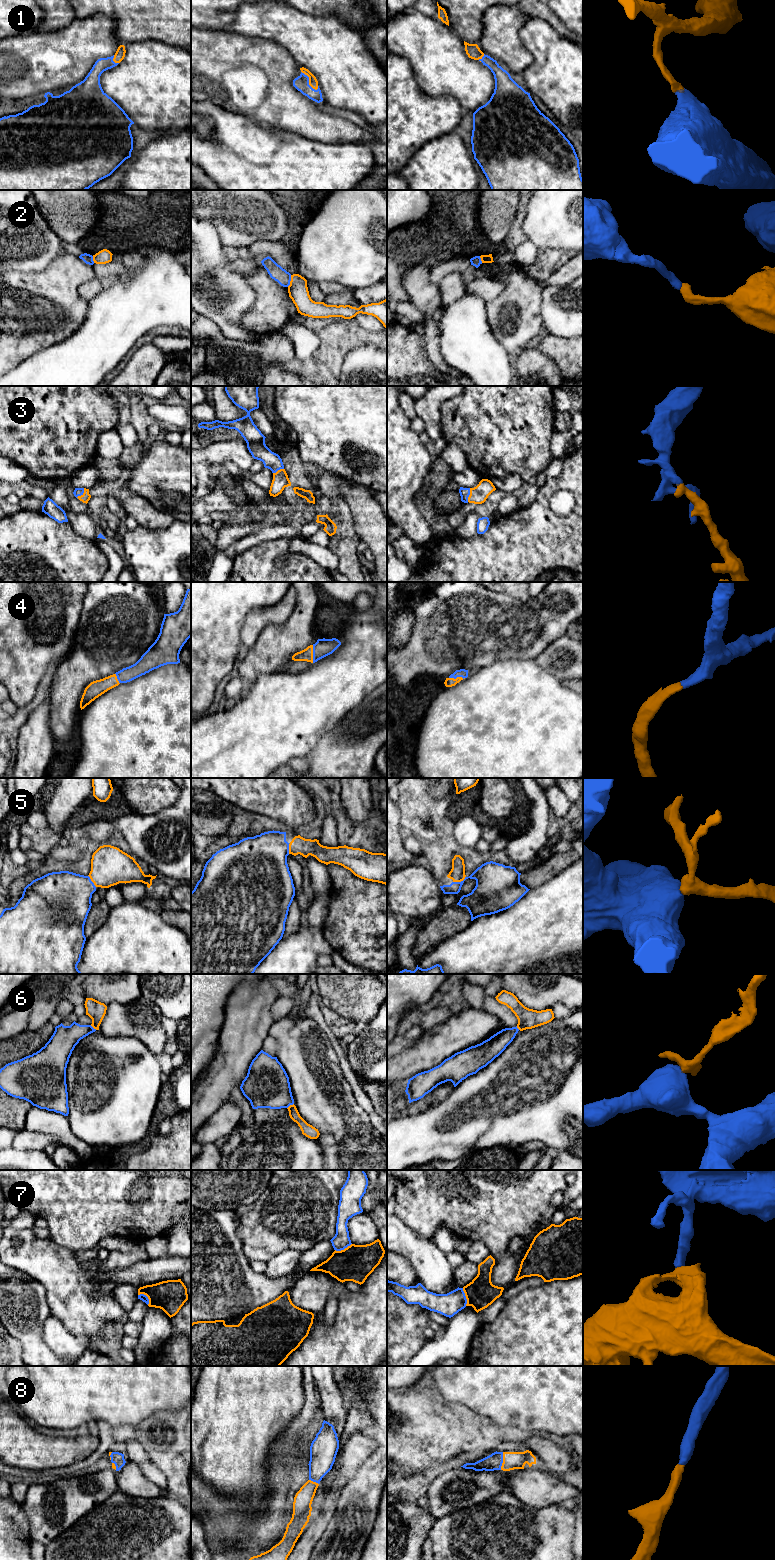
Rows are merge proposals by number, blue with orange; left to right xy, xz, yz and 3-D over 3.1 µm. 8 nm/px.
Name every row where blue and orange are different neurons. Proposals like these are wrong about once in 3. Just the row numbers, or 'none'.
2, 6, 7

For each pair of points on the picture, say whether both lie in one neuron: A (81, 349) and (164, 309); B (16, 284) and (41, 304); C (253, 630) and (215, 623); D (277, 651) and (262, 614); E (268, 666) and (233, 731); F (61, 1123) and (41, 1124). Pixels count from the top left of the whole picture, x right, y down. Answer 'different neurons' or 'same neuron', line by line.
A: same neuron
B: same neuron
C: different neurons
D: different neurons
E: different neurons
F: same neuron

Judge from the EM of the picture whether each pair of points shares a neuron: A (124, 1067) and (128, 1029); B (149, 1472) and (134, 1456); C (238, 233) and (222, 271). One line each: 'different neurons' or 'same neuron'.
A: different neurons
B: same neuron
C: different neurons

